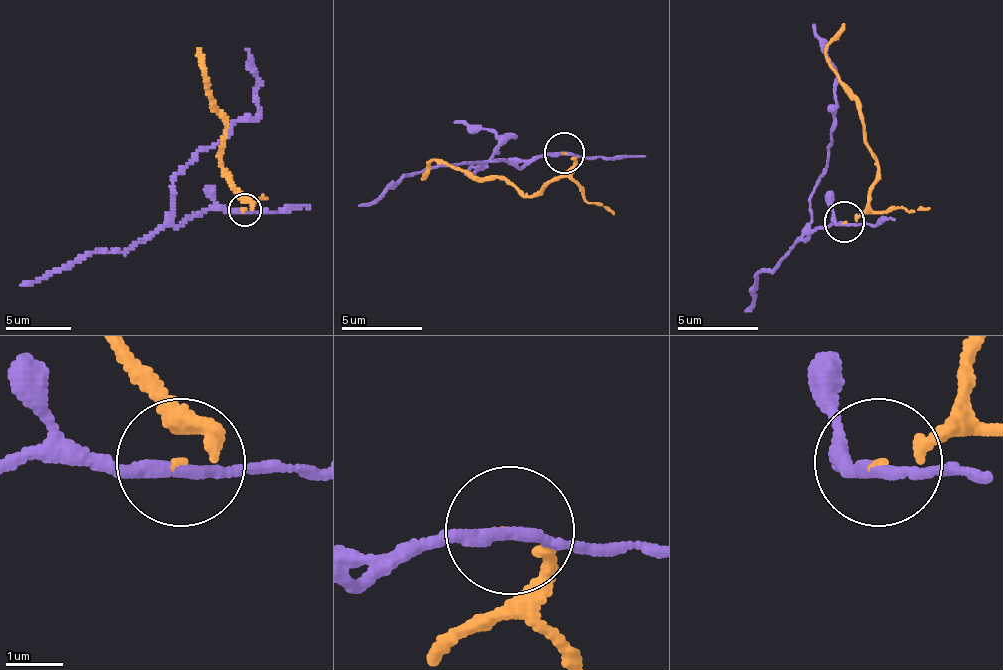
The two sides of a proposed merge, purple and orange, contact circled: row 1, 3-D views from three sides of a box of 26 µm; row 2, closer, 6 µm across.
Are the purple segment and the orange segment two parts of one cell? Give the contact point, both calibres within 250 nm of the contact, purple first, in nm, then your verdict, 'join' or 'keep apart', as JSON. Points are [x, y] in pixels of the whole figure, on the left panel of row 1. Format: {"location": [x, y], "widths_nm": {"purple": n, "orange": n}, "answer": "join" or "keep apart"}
{"location": [244, 210], "widths_nm": {"purple": 200, "orange": 80}, "answer": "keep apart"}

